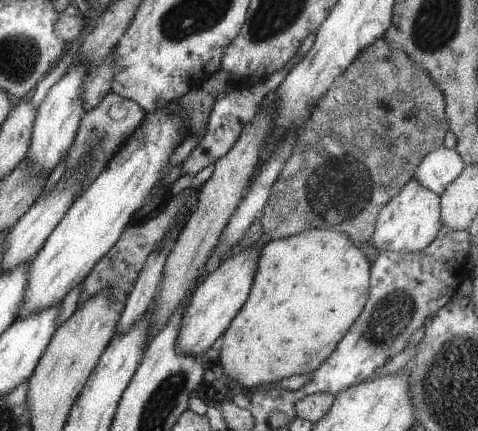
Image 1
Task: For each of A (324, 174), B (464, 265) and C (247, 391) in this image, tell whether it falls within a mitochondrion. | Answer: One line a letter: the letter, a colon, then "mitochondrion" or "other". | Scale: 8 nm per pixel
A: mitochondrion
B: other
C: other

